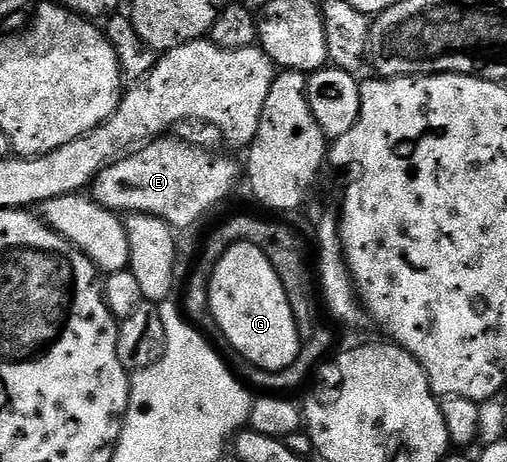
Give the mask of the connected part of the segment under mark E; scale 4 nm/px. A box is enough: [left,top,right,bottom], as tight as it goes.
[91,137,243,229]

